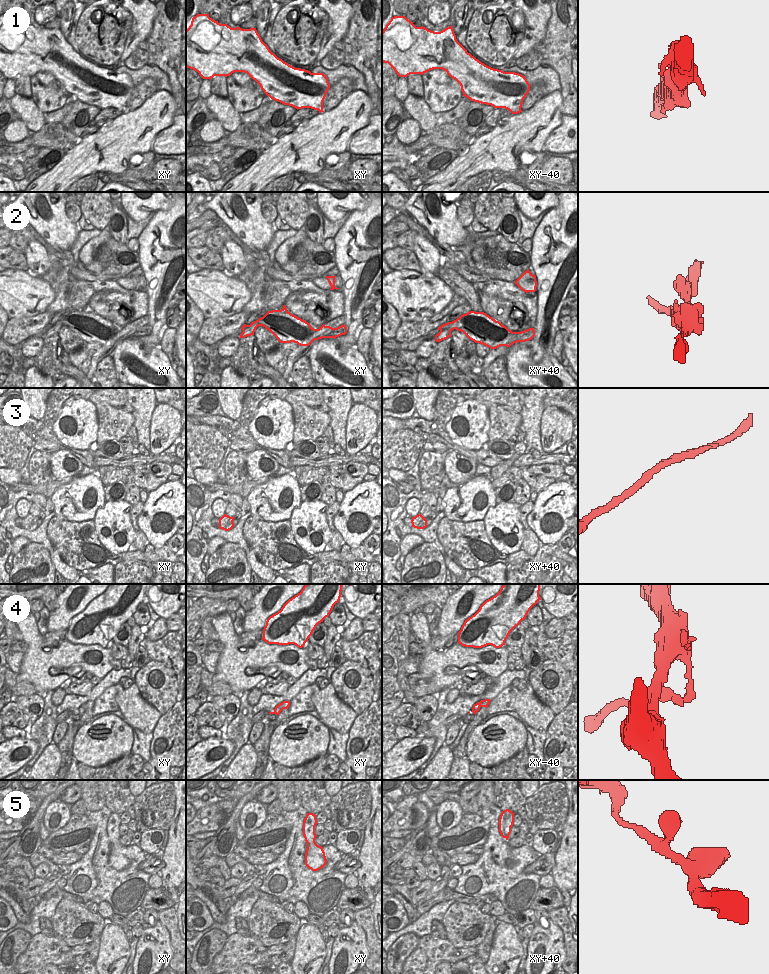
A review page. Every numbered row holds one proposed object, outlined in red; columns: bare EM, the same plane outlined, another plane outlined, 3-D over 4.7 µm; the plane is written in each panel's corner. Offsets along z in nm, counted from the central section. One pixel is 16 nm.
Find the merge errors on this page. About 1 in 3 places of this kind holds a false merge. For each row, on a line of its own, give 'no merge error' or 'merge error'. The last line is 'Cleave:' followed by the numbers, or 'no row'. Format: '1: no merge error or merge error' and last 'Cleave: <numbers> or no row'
1: no merge error
2: merge error
3: no merge error
4: merge error
5: no merge error
Cleave: 2, 4

